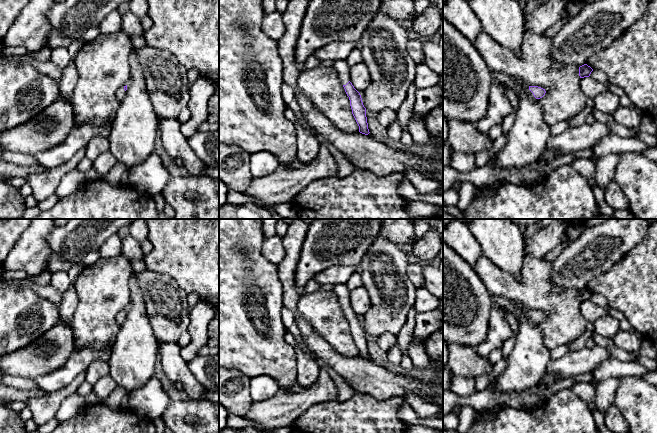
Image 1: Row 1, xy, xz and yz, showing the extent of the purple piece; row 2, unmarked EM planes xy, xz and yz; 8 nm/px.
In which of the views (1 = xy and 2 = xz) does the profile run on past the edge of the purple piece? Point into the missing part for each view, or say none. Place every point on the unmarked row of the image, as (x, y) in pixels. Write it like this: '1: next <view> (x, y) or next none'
1: next xy (120, 317)
2: next xz (343, 293)

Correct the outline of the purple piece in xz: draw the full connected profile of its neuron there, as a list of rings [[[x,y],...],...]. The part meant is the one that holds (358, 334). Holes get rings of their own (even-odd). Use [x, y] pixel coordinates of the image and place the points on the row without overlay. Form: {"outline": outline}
{"outline": [[[337,284],[334,286],[333,290],[338,297],[347,320],[349,321],[352,338],[359,350],[359,356],[368,359],[370,356],[368,353],[366,332],[363,329],[360,317],[350,306],[350,290],[346,284]]]}

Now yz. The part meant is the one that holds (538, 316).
{"outline": [[[493,296],[493,303],[505,308],[510,311],[516,318],[523,317],[527,321],[535,321],[536,323],[542,322],[546,315],[545,313],[538,310],[528,310],[523,308],[516,303],[509,301],[508,299],[502,296]]]}

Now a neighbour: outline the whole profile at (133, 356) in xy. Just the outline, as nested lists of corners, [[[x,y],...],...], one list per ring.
[[[137,272],[130,274],[130,304],[112,346],[108,364],[110,376],[128,393],[154,377],[159,342],[149,323]]]

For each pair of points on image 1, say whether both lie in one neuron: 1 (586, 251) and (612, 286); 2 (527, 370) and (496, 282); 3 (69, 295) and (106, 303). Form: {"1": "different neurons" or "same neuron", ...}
{"1": "different neurons", "2": "different neurons", "3": "different neurons"}

